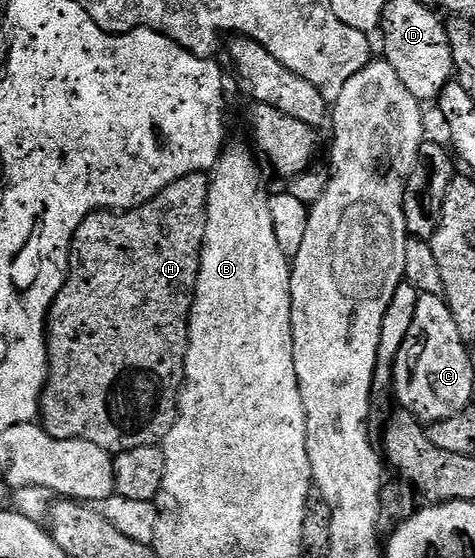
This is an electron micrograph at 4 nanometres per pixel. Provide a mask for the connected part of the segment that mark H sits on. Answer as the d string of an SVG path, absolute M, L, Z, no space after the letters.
M193 173L177 179L141 208L130 208L127 212L112 210L92 212L79 226L77 235L73 238L75 263L72 265L69 281L57 295L47 321L49 379L45 382L45 392L41 396L39 420L45 431L55 438L95 442L100 448L106 448L110 454L116 454L135 450L139 446L148 444L160 445L165 435L171 430L171 426L175 426L177 409L181 403L181 390L185 386L185 355L189 349L189 314L193 311L193 298L201 270L211 184L212 181L208 175Z

